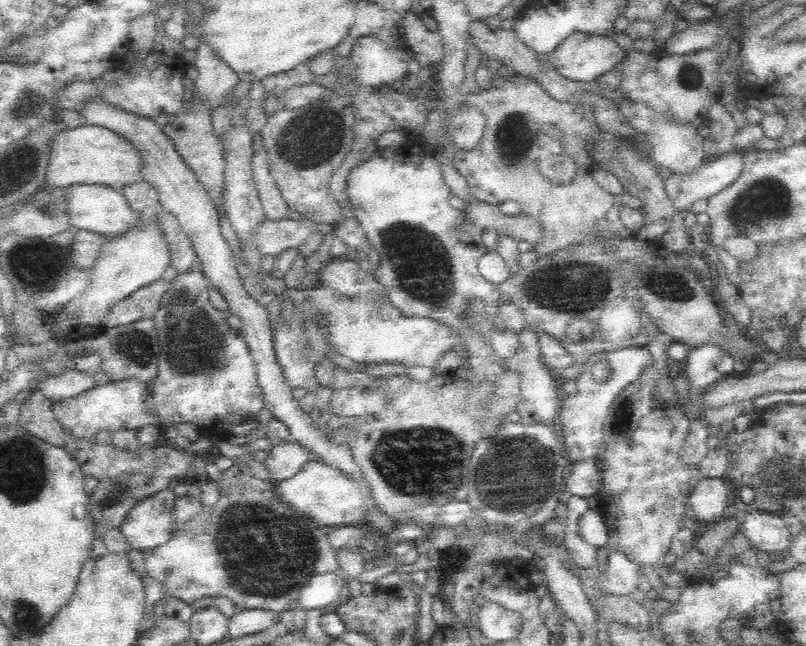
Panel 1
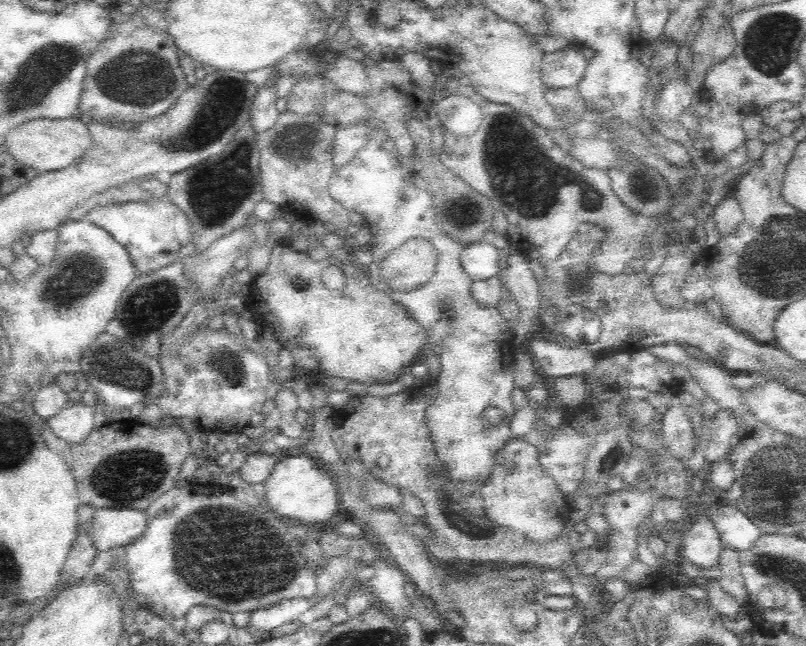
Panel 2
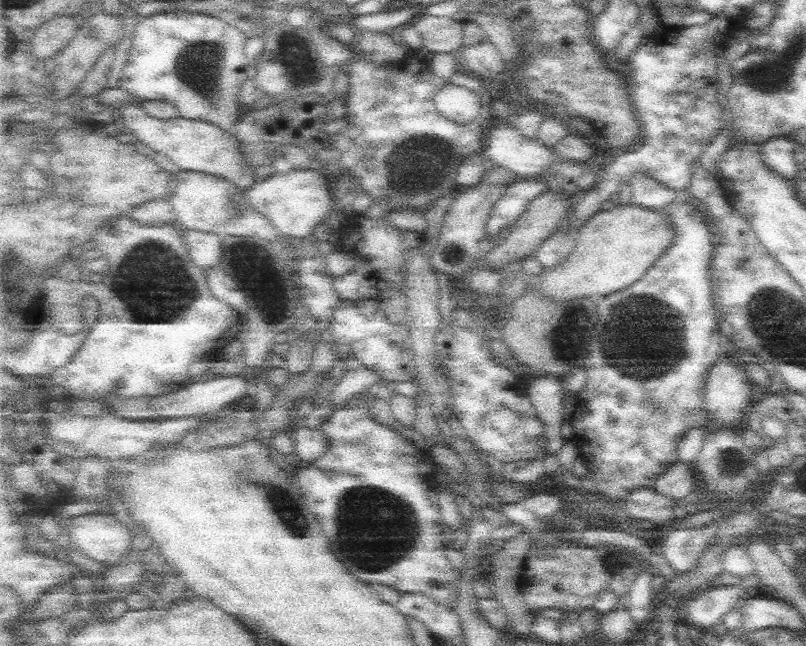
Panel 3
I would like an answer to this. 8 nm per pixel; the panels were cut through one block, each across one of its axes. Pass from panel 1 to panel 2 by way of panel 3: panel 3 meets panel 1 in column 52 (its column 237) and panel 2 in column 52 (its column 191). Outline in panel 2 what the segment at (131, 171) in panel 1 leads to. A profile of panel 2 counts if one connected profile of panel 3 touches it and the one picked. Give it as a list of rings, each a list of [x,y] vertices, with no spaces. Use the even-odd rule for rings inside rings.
[[[41,118],[10,128],[4,138],[4,145],[16,160],[32,166],[34,170],[47,173],[66,168],[85,153],[92,141],[87,124],[82,120]]]

